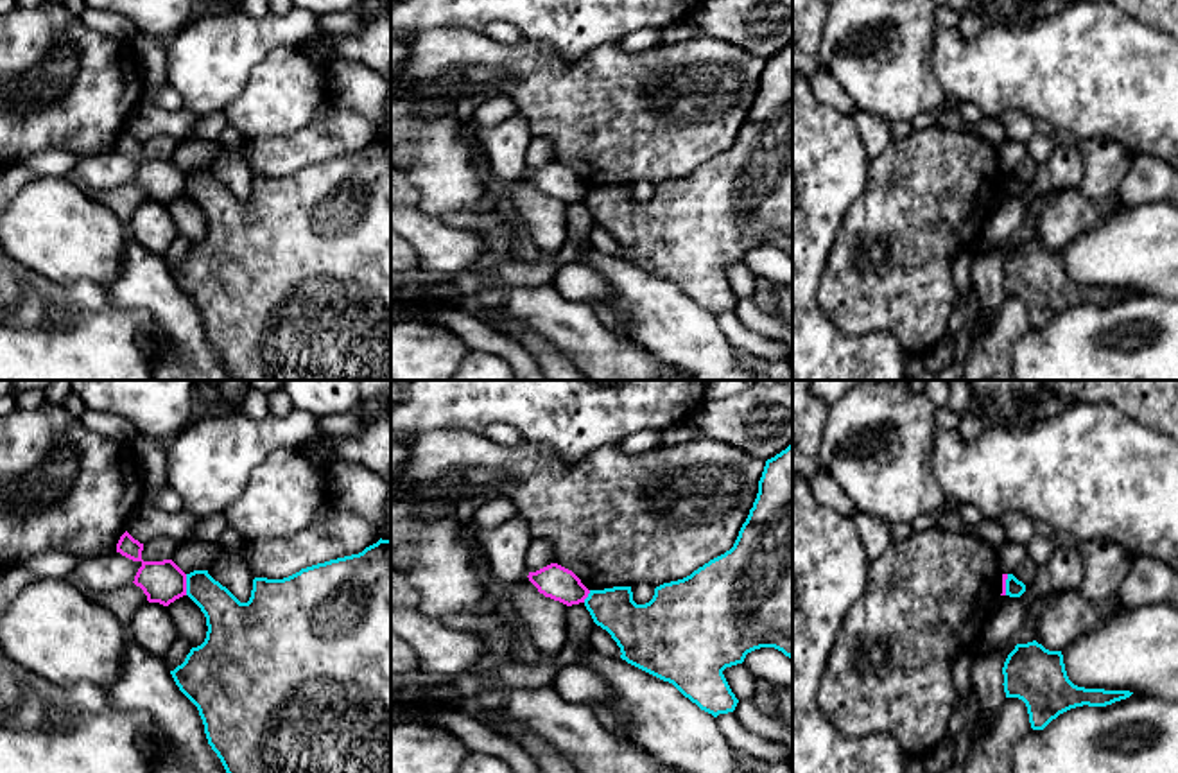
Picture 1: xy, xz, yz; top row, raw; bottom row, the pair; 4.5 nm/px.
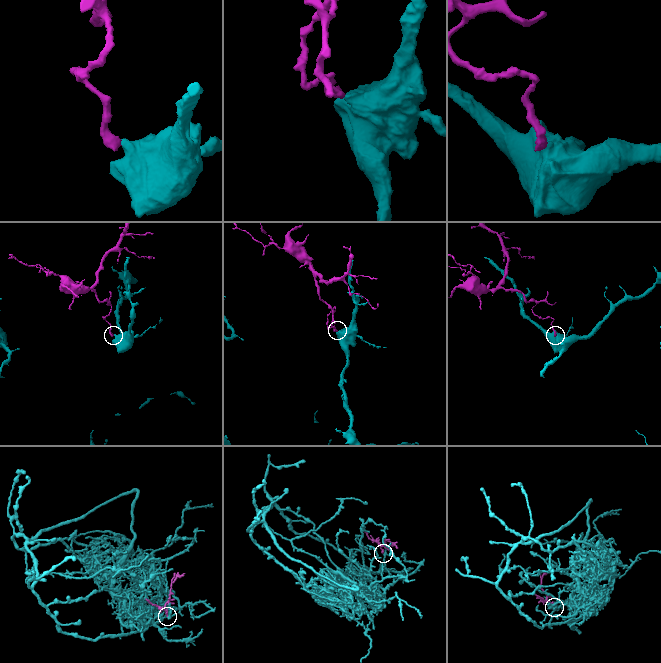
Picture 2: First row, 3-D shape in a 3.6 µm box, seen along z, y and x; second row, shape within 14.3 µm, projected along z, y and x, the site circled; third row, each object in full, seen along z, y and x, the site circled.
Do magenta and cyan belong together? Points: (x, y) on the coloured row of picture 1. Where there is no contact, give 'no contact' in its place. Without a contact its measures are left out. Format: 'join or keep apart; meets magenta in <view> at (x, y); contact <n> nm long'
keep apart; meets magenta in xy at (185, 585); contact 100 nm long

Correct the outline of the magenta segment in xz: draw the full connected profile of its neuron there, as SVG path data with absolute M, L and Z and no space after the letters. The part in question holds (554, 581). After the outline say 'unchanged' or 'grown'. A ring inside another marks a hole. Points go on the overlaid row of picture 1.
M550 563L536 572L529 572L527 578L540 594L567 606L585 603L590 594L590 590L572 570L558 563Z; unchanged

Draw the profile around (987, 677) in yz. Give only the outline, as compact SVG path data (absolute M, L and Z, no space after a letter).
M1047 594L1029 608L1027 617L1013 640L1006 642L1000 649L990 655L972 656L970 682L974 694L977 696L974 735L992 726L995 716L999 714L1002 703L1006 701L1006 692L1002 685L1004 683L1002 667L1008 655L1015 649L1017 644L1027 644L1035 640L1036 622L1054 597L1056 594Z

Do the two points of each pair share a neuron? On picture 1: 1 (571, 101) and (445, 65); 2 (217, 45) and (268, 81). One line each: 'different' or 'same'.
1: same
2: different

